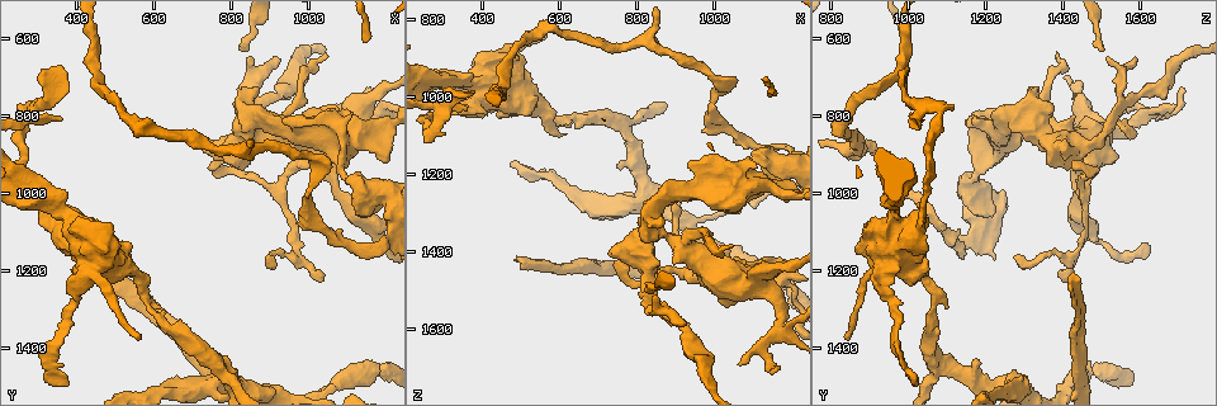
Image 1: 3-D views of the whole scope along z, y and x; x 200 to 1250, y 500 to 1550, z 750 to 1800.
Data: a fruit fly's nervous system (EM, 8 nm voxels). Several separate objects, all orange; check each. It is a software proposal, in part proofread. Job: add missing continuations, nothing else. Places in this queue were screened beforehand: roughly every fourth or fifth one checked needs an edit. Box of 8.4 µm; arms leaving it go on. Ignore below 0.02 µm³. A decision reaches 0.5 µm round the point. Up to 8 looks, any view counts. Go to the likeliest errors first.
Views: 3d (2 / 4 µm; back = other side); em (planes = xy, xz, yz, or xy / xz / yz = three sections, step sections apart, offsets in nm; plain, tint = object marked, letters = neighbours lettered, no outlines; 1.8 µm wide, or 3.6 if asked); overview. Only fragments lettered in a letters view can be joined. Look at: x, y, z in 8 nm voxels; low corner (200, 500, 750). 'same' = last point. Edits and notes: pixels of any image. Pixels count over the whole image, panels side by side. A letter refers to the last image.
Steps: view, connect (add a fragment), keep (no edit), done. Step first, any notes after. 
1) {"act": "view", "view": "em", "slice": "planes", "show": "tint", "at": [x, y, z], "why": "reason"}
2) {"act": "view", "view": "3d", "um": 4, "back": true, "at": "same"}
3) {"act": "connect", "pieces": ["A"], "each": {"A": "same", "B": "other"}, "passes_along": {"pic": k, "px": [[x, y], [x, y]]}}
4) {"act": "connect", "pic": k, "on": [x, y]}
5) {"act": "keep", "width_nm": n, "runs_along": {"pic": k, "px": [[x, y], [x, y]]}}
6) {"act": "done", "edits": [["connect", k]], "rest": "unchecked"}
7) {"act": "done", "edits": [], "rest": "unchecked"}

{"act": "view", "view": "em", "slice": "planes", "show": "letters", "at": [480, 1250, 1425]}

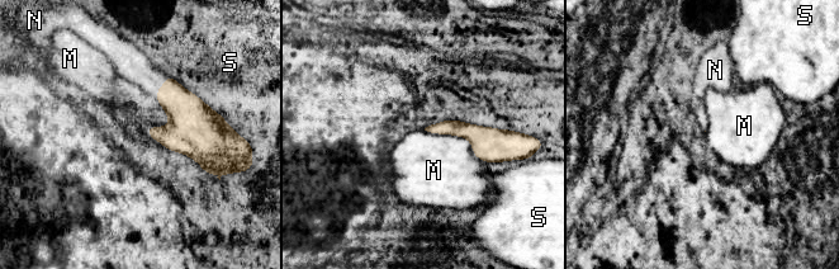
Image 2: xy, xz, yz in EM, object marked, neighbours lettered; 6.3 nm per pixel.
{"act": "connect", "pieces": ["N"], "each": {"M": "other", "N": "same", "S": "other"}, "found": "the neuron continues"}

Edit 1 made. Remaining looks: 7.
{"act": "view", "view": "em", "slice": "planes", "show": "letters", "at": [285, 780, 1045], "why": "three arms meet"}

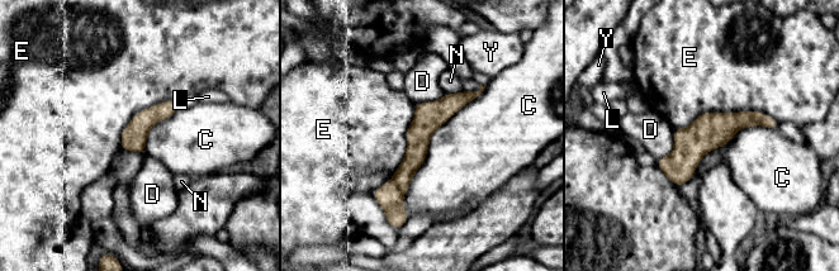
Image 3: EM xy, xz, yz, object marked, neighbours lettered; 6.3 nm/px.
{"act": "keep", "longest_contact_nm": ["C", 950], "each": {"C": "other", "D": "other", "E": "other", "L": "other", "N": "other", "Y": "other"}, "runs_along": {"pic": 3, "px": [[474, 94], [417, 136], [396, 207]]}, "found": "none of them fits"}

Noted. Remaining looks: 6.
{"act": "view", "view": "em", "slice": "planes", "show": "letters", "at": [1190, 1465, 1480], "why": "narrows sharply"}

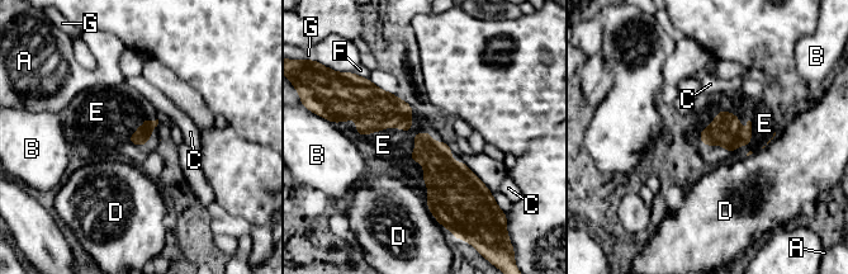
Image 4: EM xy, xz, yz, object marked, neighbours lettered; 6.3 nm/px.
{"act": "connect", "pieces": ["E"], "each": {"A": "other", "B": "other", "C": "other", "D": "other", "E": "same", "F": "other", "G": "other"}, "passes_along": {"pic": 4, "px": [[724, 130], [726, 110], [702, 110]]}, "found": "it goes on there"}

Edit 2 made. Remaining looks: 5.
{"act": "done", "edits": [["connect", 2], ["connect", 4]], "rest": "unchecked"}

